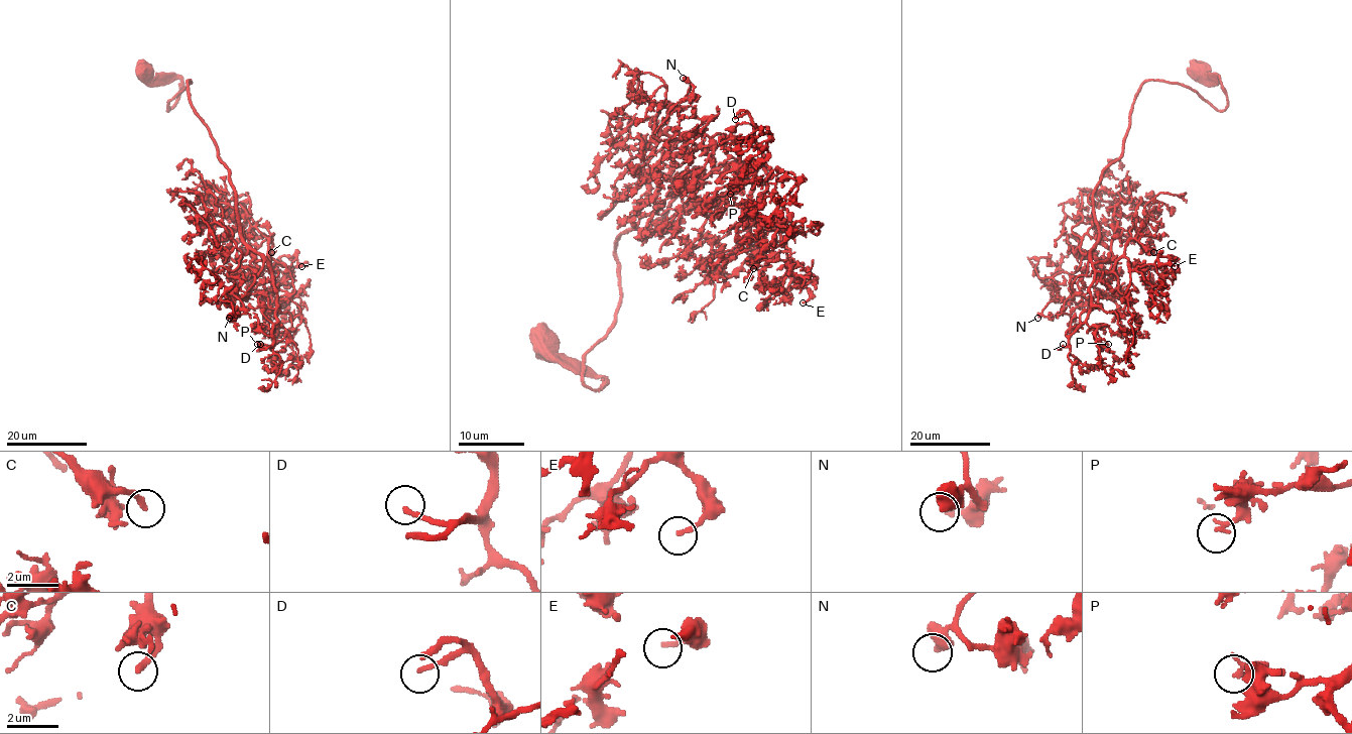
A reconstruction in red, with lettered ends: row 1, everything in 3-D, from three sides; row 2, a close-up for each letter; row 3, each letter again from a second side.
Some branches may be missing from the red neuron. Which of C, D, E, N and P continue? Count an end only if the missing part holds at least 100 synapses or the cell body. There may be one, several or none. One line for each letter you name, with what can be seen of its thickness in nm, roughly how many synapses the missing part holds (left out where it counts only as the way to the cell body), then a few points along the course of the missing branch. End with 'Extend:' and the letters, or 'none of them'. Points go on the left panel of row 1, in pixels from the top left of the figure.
C: Thickness 240 nm. Roughly 120 synapses. Course of what is missing: (271, 252), (276, 253), (286, 223), (282, 224), (284, 231)
D: Thickness 170 nm. Roughly 190 synapses. Course of what is missing: (260, 344), (253, 344), (250, 340), (253, 337), (252, 347), (240, 352), (226, 349), (222, 339)
Extend: C, D

